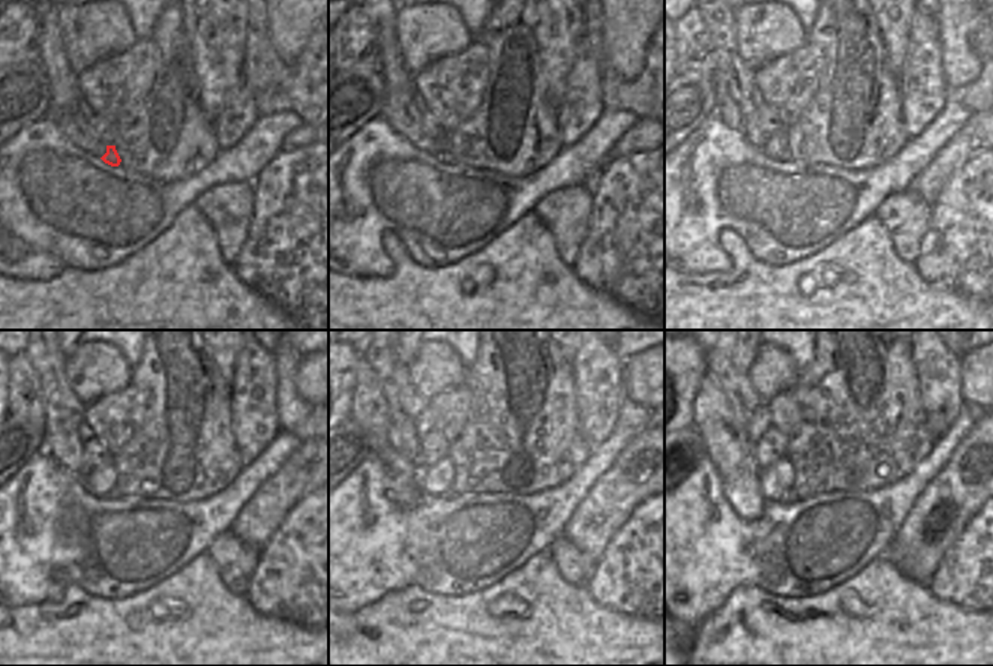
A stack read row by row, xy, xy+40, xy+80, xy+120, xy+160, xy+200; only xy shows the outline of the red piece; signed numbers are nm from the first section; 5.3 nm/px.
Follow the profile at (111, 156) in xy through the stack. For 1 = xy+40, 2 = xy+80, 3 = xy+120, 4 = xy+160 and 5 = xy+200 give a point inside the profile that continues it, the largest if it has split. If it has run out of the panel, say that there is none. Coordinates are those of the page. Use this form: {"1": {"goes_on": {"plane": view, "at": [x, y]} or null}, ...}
{"1": {"goes_on": {"plane": "xy+40", "at": [444, 155]}}, "2": {"goes_on": {"plane": "xy+80", "at": [783, 156]}}, "3": {"goes_on": {"plane": "xy+120", "at": [113, 494]}}, "4": {"goes_on": {"plane": "xy+160", "at": [449, 494]}}, "5": {"goes_on": {"plane": "xy+200", "at": [789, 497]}}}

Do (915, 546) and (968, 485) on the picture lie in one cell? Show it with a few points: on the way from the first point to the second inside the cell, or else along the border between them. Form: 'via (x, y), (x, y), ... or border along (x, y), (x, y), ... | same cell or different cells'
via (923, 527), (930, 507), (941, 498), (948, 498) | same cell

